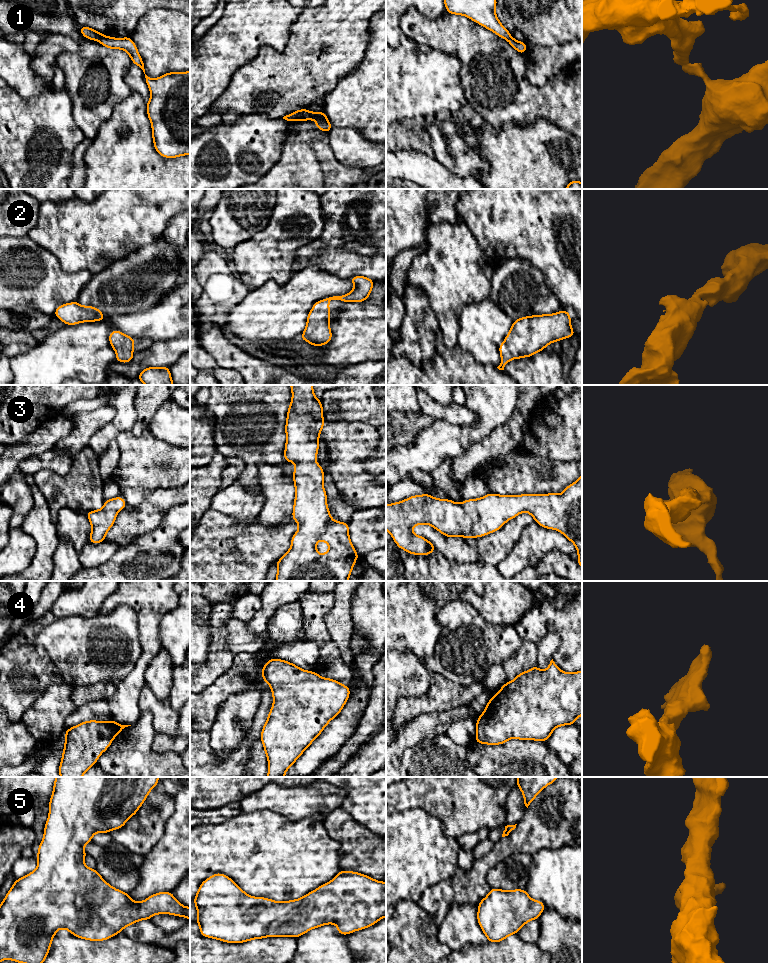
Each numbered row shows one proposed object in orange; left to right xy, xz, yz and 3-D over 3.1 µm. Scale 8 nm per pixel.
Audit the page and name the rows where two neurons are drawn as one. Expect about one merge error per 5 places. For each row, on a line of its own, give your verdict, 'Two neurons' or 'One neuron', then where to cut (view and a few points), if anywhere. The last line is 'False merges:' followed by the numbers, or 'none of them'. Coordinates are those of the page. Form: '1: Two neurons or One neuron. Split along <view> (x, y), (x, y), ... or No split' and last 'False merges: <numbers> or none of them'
1: Two neurons. Split along xz (305, 109), (295, 119)
2: One neuron. No split
3: One neuron. No split
4: One neuron. No split
5: One neuron. No split
False merges: 1

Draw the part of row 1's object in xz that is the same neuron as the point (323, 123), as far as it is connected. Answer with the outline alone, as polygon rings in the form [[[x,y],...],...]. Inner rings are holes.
[[[305,109],[301,115],[296,119],[296,121],[306,121],[306,120],[315,120],[317,124],[315,127],[318,130],[323,130],[325,132],[330,132],[333,126],[330,124],[324,111],[322,112],[311,112],[308,109]]]

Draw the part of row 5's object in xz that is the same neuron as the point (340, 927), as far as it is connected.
[[[340,870],[330,882],[303,897],[278,902],[250,896],[231,878],[216,873],[201,883],[193,904],[197,907],[195,922],[200,926],[200,934],[226,943],[244,943],[266,937],[298,938],[327,924],[336,924],[339,934],[349,935],[386,917],[386,882],[354,871]]]

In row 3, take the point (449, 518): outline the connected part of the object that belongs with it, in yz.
[[[582,474],[578,480],[568,485],[561,494],[522,494],[522,495],[498,495],[495,493],[487,494],[478,499],[463,500],[461,504],[450,499],[438,499],[429,493],[414,495],[403,501],[386,505],[386,530],[391,534],[394,542],[399,549],[403,549],[408,554],[427,556],[437,550],[433,543],[426,538],[413,533],[414,525],[428,524],[443,534],[445,537],[468,537],[479,538],[487,534],[496,532],[503,525],[522,512],[528,512],[534,517],[534,521],[543,528],[557,530],[570,540],[576,547],[578,553],[578,564],[582,569]]]

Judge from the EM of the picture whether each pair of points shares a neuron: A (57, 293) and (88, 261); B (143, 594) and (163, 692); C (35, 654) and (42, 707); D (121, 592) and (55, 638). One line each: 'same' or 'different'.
A: different
B: different
C: different
D: different

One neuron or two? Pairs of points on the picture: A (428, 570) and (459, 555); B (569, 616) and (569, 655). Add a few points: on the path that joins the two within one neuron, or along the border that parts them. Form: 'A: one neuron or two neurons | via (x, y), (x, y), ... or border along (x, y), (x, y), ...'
A: two neurons | border along (437, 549), (450, 561), (471, 563)
B: one neuron | via (569, 626), (569, 645)

